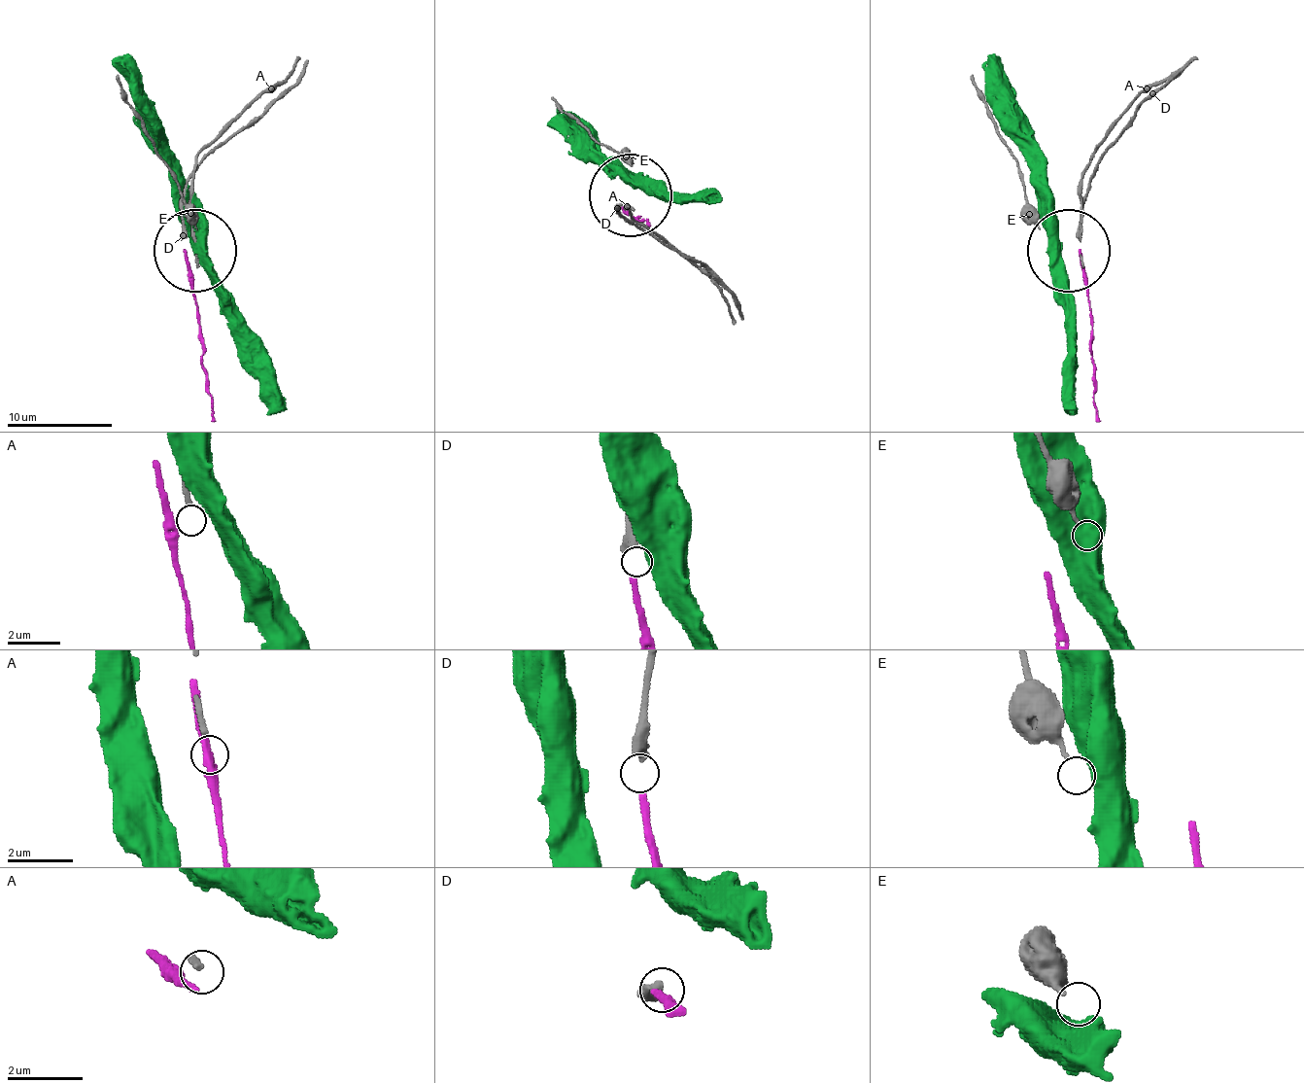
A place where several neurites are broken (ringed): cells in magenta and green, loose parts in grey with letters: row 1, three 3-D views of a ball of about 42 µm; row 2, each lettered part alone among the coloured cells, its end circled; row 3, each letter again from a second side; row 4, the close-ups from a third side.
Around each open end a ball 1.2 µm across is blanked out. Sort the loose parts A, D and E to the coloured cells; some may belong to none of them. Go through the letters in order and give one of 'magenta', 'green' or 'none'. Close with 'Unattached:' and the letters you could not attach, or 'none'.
A: none
D: magenta
E: none
Unattached: A, E

